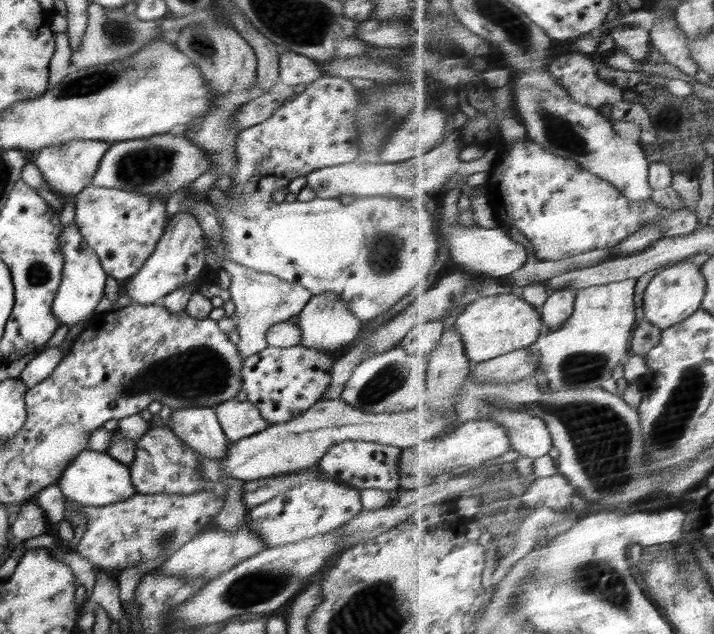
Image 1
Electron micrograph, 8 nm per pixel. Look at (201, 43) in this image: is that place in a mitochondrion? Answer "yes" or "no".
yes

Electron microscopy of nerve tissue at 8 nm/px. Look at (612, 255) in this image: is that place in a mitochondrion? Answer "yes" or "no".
no

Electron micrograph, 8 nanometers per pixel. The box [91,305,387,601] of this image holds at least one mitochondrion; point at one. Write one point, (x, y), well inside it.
(202, 372)

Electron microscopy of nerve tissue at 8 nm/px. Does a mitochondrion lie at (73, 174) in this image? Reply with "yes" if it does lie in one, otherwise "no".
no

